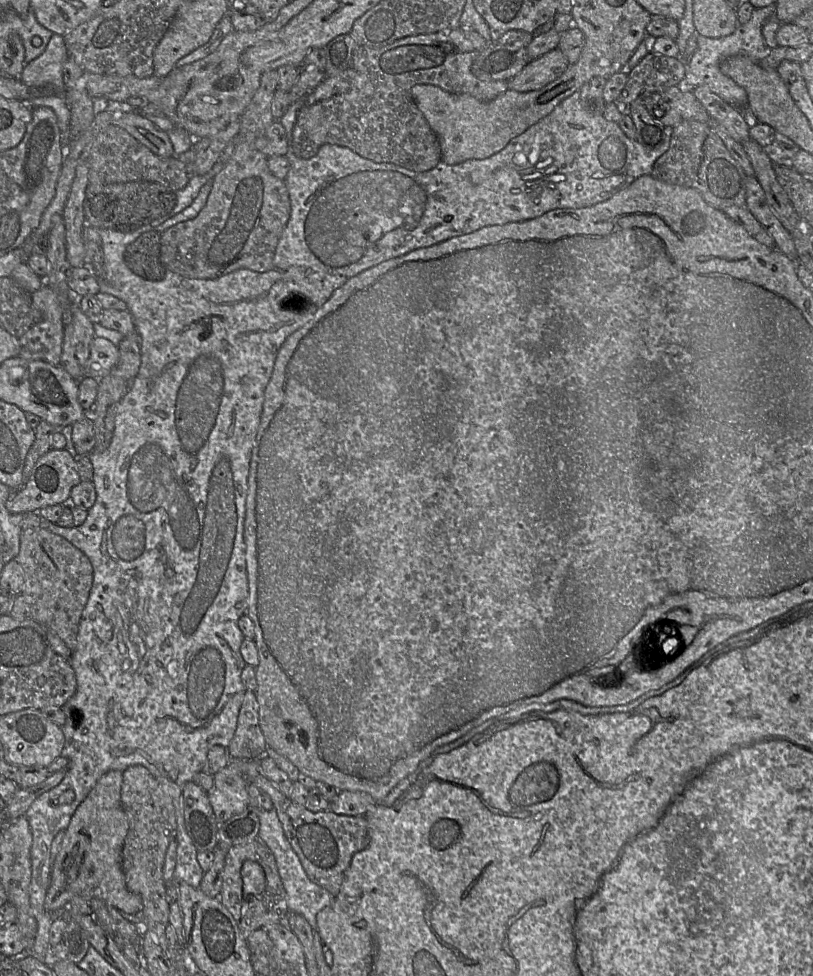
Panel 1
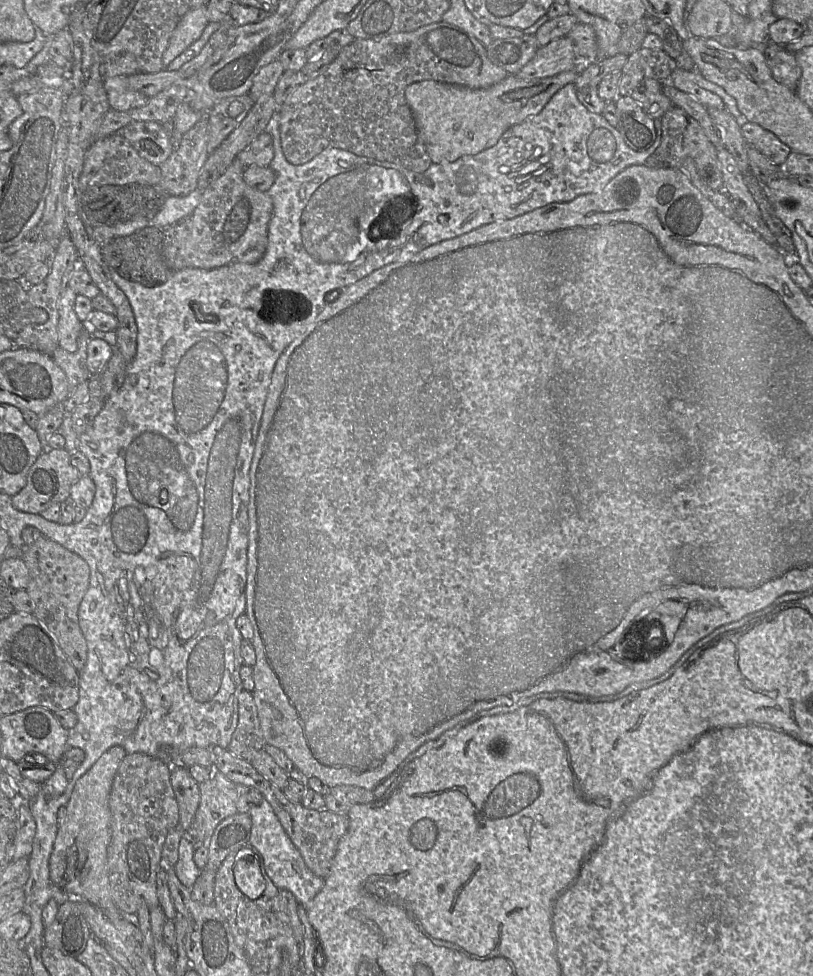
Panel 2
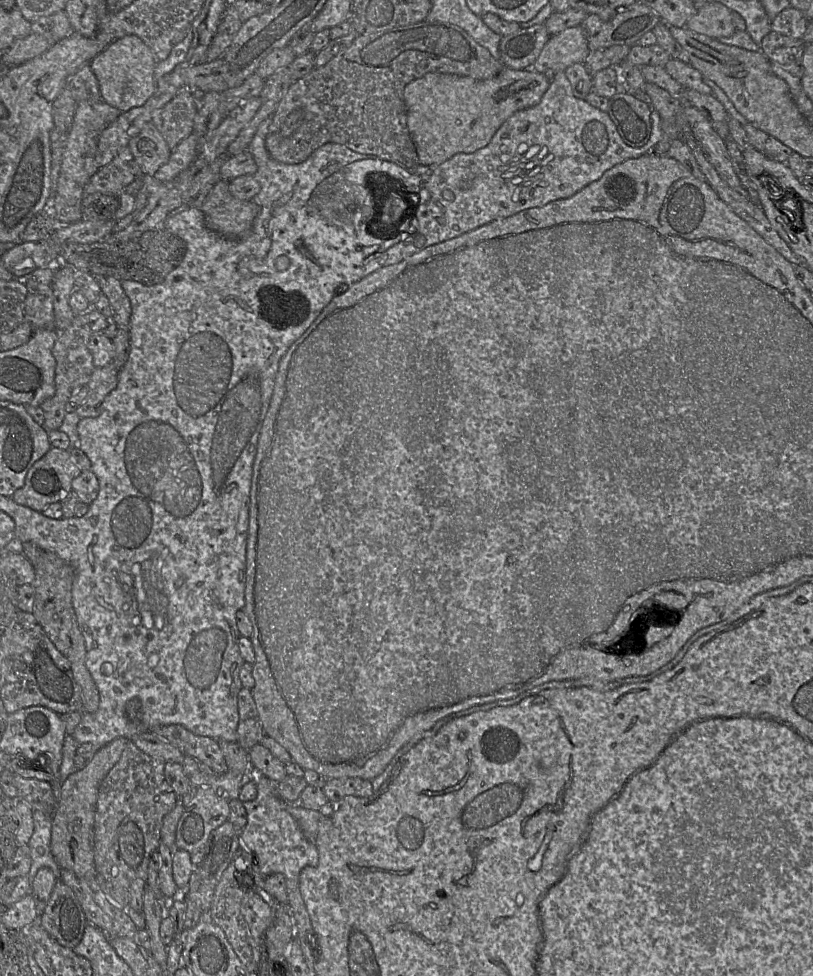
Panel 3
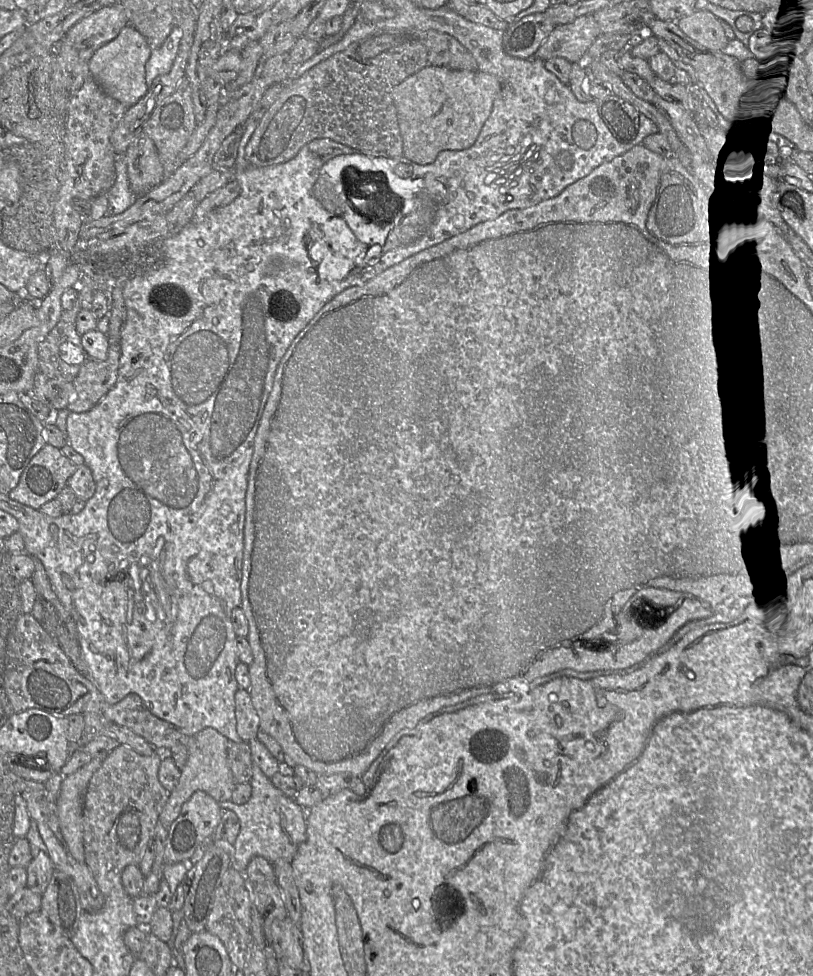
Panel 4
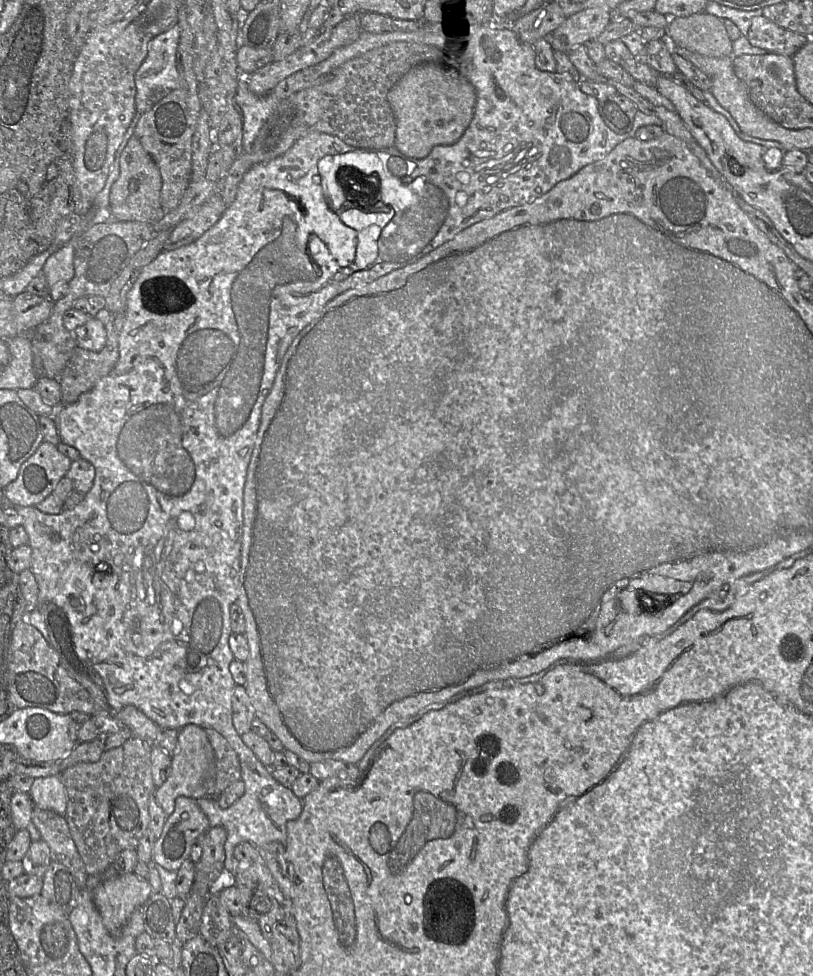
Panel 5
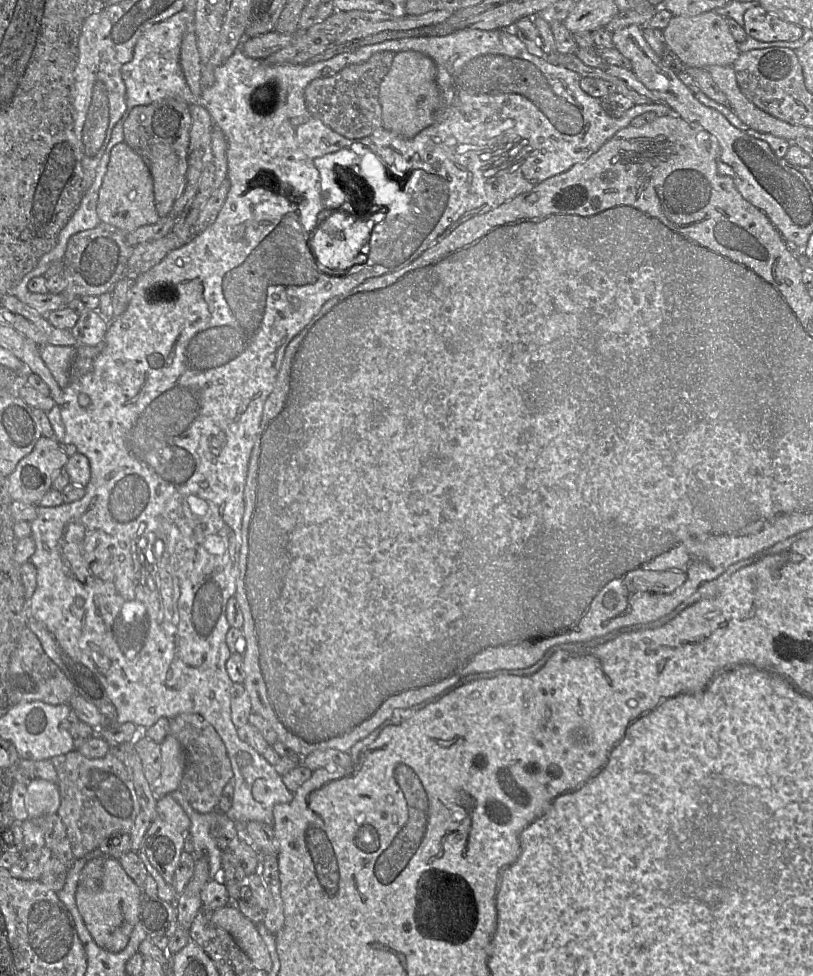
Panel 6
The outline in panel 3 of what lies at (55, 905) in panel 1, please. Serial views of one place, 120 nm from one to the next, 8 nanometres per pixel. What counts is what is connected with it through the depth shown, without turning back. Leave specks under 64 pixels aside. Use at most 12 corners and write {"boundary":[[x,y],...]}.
{"boundary":[[129,740],[100,748],[58,787],[50,850],[95,879],[99,788]]}

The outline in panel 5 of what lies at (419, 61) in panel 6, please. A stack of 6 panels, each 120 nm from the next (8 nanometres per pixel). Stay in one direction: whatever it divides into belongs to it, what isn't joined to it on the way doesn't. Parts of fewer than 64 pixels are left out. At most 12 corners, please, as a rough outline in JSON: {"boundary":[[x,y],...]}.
{"boundary":[[447,59],[388,92],[395,147],[425,158],[469,126],[475,89]]}

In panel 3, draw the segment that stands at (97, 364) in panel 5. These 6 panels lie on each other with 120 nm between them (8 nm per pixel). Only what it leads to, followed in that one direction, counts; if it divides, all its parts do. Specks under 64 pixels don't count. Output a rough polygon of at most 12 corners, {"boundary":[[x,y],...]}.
{"boundary":[[113,364],[95,367],[87,397],[74,411],[80,418],[99,415],[117,386]]}

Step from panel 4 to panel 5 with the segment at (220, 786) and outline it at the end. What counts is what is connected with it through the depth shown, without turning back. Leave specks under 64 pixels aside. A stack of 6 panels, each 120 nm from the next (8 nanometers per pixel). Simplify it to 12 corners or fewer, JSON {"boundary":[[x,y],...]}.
{"boundary":[[205,729],[179,730],[171,772],[155,790],[165,815],[178,797],[210,798],[215,754]]}

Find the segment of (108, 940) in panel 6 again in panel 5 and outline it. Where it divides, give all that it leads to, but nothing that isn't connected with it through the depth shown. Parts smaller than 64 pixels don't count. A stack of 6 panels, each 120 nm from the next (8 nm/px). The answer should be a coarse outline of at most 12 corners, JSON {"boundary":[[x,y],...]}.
{"boundary":[[125,873],[90,891],[105,928],[119,936],[148,899],[147,879]]}

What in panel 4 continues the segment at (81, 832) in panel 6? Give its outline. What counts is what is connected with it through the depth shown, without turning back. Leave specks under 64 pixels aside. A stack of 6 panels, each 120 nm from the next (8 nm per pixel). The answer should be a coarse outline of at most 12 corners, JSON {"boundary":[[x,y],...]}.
{"boundary":[[120,744],[83,805],[88,865],[106,897],[139,865],[169,794],[162,751]]}

